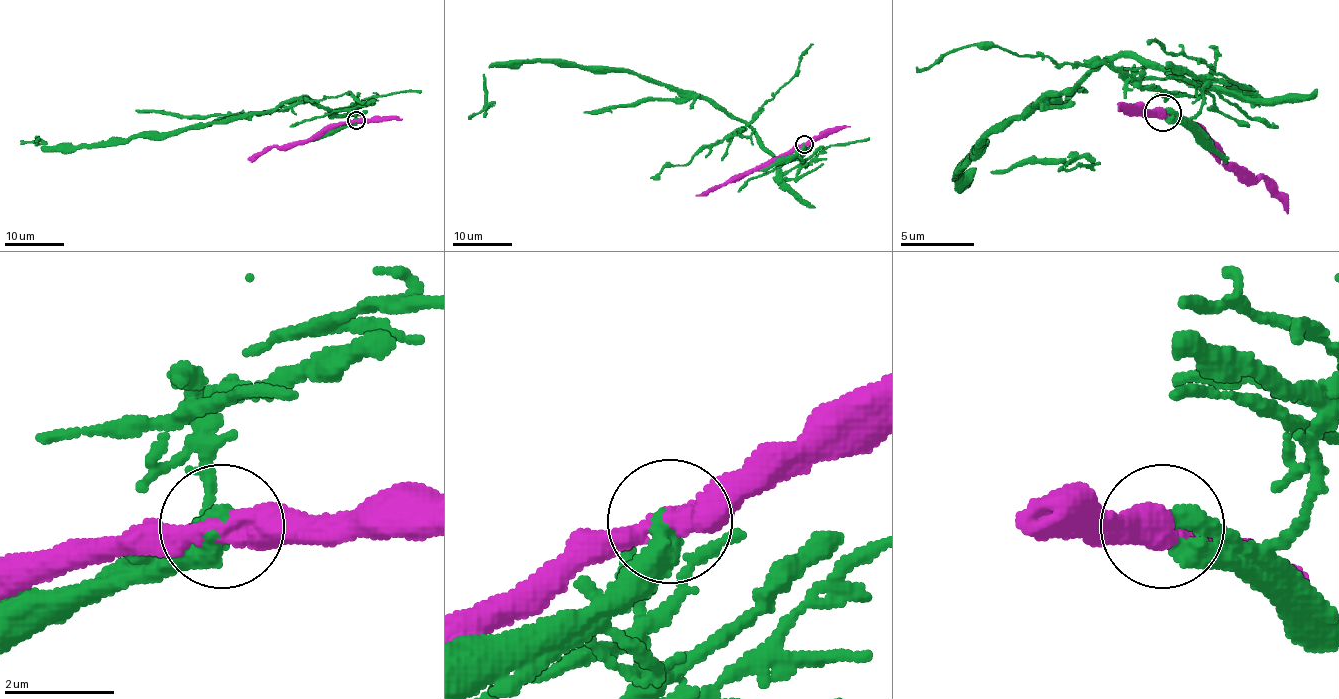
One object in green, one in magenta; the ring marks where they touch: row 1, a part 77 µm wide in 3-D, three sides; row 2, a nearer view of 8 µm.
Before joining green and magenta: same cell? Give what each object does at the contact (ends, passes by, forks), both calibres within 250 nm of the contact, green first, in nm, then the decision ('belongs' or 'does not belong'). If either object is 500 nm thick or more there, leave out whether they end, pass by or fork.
500/420 nm | does not belong

